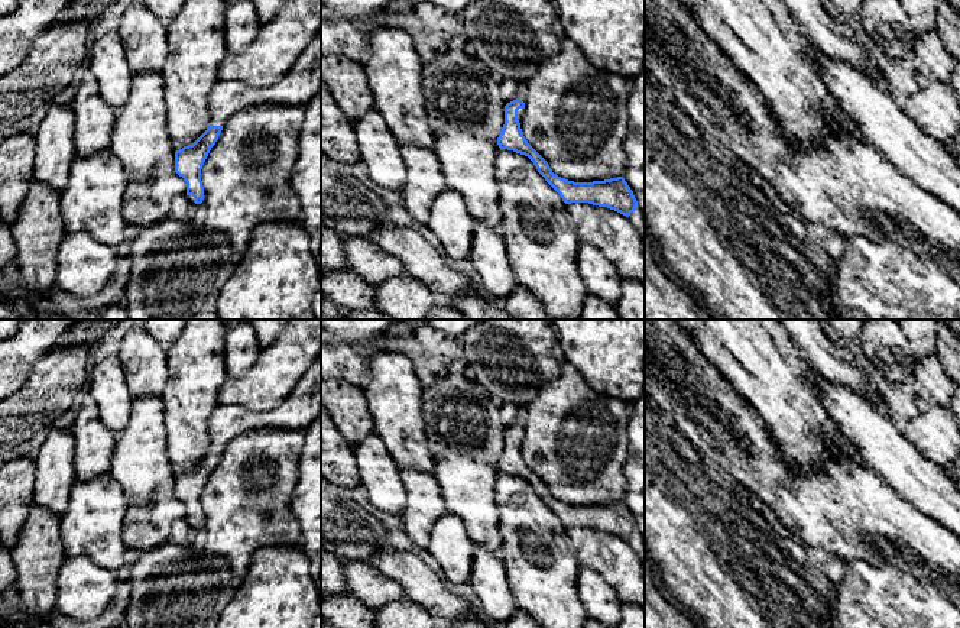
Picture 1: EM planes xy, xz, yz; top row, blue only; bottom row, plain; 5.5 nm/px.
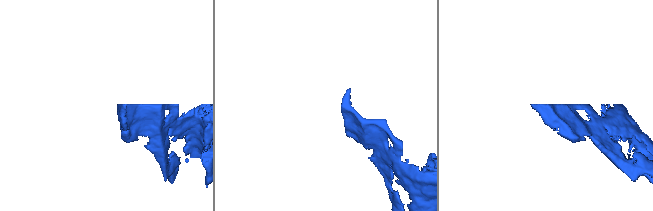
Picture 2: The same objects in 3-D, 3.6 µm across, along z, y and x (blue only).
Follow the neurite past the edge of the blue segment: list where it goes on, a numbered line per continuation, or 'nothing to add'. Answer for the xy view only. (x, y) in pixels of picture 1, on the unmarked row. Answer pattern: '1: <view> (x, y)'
1: xy (300, 408)

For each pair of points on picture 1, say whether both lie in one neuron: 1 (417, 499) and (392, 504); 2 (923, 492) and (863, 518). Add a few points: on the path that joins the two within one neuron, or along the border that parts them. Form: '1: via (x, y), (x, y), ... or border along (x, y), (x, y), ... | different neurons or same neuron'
1: border along (399, 470), (405, 489), (402, 512) | different neurons
2: border along (879, 476), (907, 501), (933, 518) | different neurons

